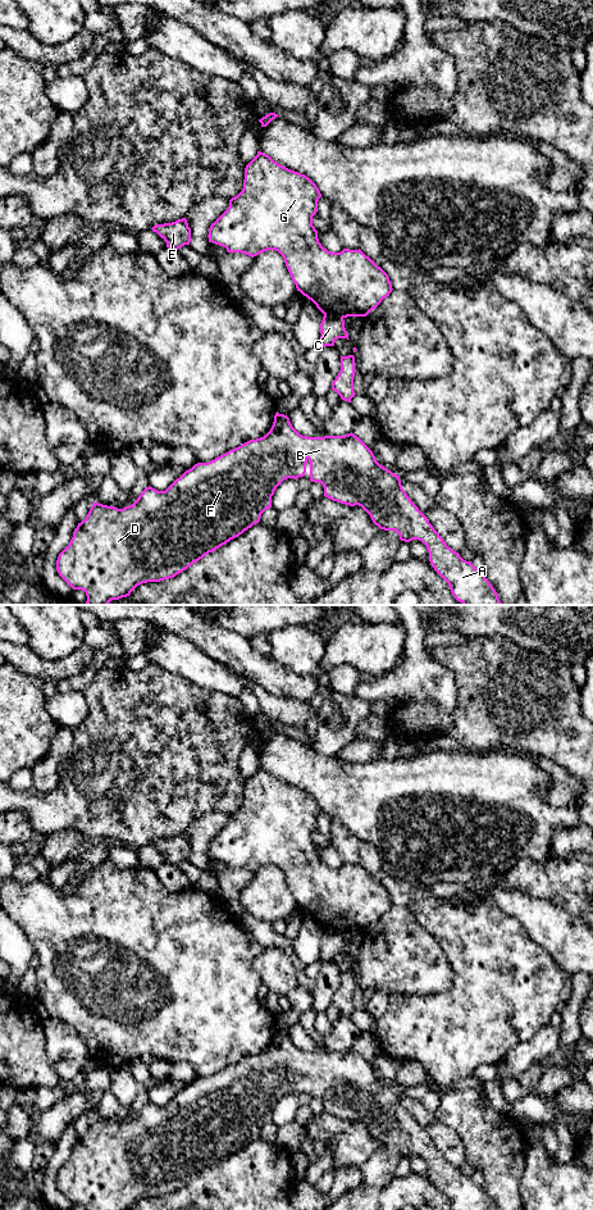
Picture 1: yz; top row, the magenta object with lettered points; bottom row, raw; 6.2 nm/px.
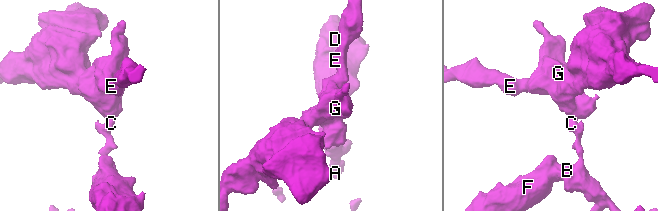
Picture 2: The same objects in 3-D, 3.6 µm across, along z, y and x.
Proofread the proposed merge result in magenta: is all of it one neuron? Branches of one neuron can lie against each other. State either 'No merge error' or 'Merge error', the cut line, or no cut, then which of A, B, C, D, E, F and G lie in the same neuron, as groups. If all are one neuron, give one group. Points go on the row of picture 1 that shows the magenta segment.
Merge error. Split along yz (324, 313), (342, 318). Groups: A B C D F / E G

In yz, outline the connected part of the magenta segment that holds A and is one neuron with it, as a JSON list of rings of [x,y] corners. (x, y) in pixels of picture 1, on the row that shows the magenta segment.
[[[275,413],[273,426],[264,437],[250,440],[211,461],[195,464],[165,491],[149,486],[132,505],[123,509],[93,502],[87,517],[74,529],[69,545],[59,554],[56,570],[73,590],[86,592],[87,605],[108,605],[111,600],[129,596],[142,583],[173,578],[259,523],[261,514],[272,508],[272,496],[277,487],[287,478],[304,477],[307,463],[310,481],[323,485],[325,497],[350,506],[361,506],[375,526],[384,531],[396,531],[401,541],[421,541],[428,549],[432,567],[448,583],[457,601],[464,605],[503,605],[483,572],[447,546],[403,491],[400,476],[380,465],[357,436],[352,432],[345,436],[302,436],[292,427],[289,418],[279,413]]]

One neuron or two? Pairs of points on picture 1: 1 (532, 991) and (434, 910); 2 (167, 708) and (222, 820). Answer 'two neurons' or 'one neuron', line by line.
1: one neuron
2: two neurons

